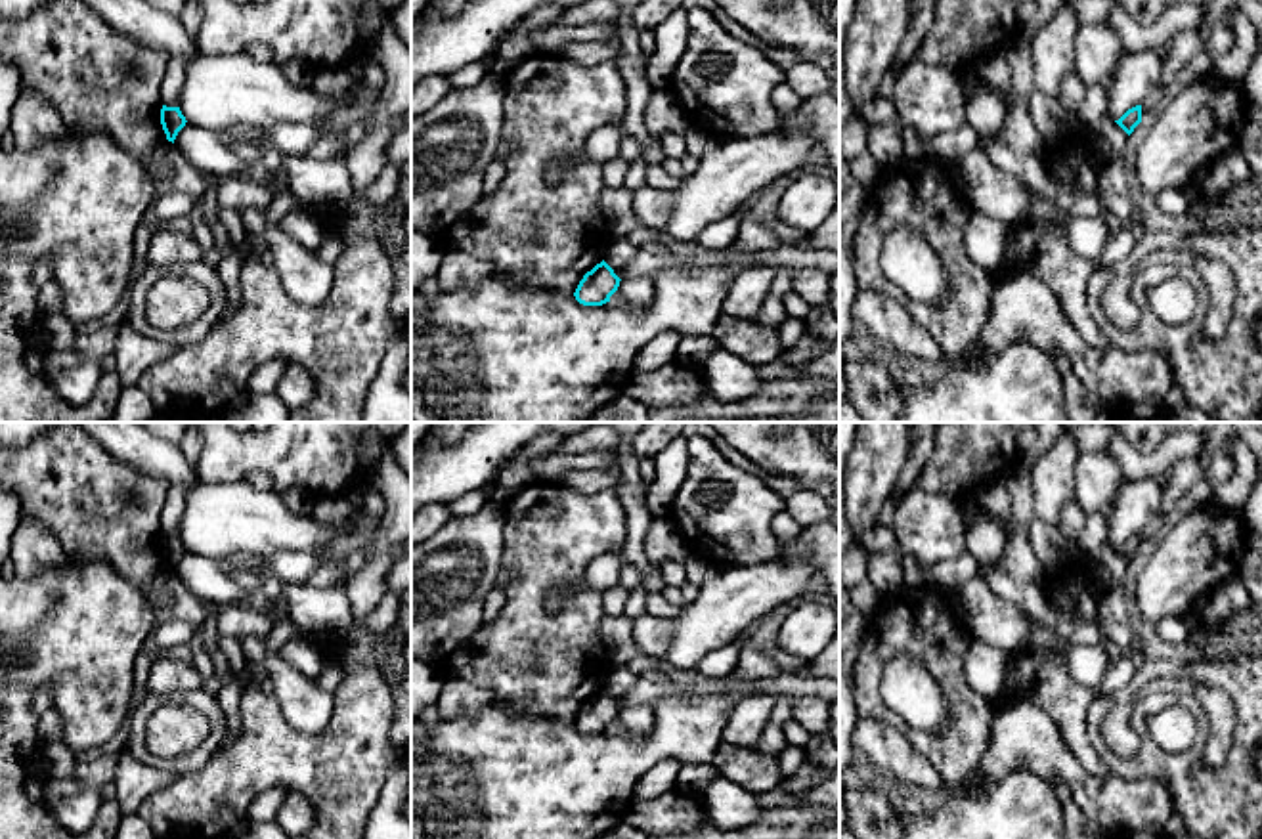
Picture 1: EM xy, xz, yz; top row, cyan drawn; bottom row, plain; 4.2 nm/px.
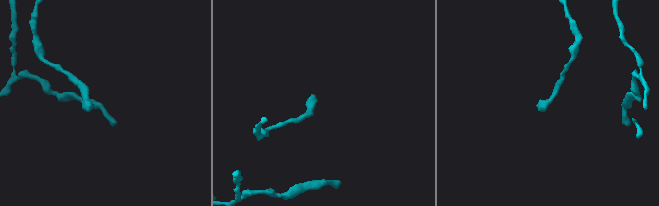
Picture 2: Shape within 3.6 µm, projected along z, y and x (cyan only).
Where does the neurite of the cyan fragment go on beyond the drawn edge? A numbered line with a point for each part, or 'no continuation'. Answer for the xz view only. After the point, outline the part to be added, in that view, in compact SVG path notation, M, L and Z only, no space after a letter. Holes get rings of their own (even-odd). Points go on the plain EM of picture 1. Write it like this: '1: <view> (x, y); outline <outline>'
no continuation

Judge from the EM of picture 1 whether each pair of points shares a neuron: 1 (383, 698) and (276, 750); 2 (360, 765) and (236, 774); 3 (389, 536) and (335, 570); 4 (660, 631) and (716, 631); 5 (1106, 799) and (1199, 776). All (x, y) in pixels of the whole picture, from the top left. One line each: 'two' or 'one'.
1: one
2: one
3: two
4: two
5: two

